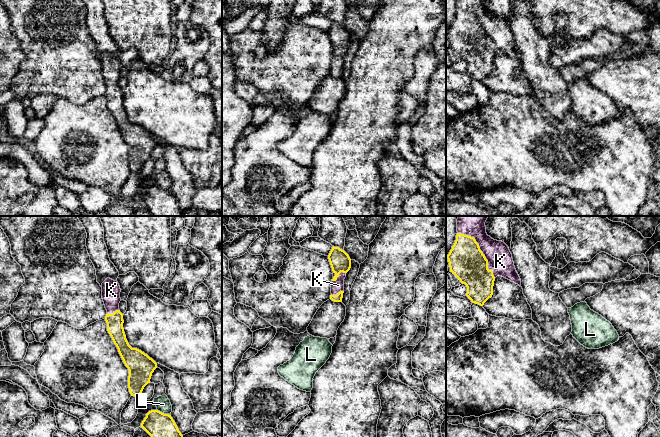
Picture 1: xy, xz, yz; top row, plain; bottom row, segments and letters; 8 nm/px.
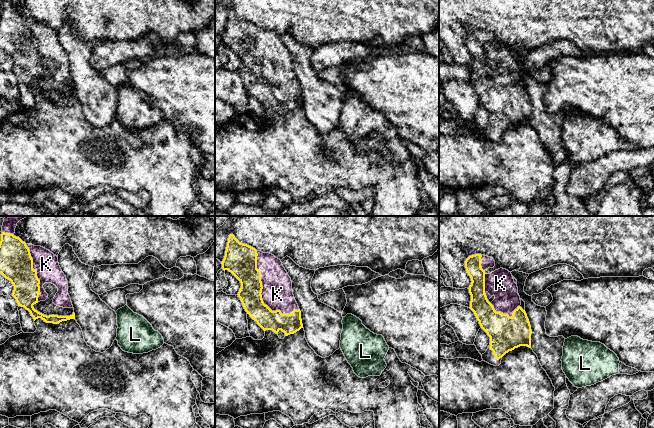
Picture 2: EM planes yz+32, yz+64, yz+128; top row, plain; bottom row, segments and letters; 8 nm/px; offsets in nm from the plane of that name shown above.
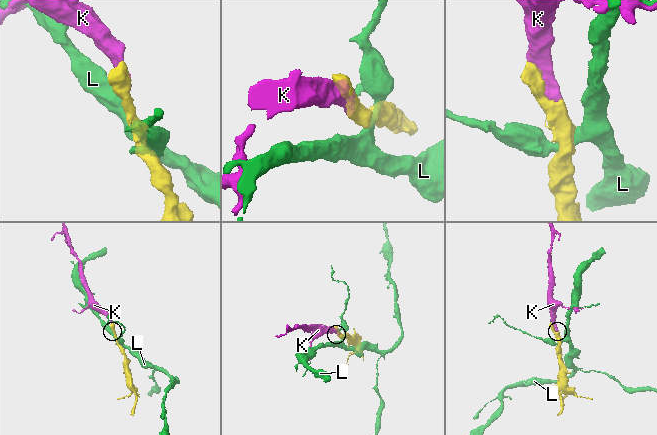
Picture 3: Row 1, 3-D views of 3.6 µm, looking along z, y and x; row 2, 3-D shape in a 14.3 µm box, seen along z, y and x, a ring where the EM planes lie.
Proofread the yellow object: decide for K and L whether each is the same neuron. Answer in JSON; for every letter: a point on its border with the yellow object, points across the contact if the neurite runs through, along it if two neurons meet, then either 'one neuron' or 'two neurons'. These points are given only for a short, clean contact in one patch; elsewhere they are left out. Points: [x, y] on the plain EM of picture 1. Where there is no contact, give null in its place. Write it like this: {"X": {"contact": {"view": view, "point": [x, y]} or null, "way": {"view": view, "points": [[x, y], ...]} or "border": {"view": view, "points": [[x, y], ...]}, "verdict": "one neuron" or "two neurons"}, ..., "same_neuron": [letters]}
{"K": {"contact": {"view": "yz", "point": [480, 26]}, "verdict": "one neuron"}, "L": {"contact": {"view": "xy", "point": [163, 189]}, "border": {"view": "xy", "points": [[157, 185], [170, 191]]}, "verdict": "two neurons"}, "same_neuron": ["K"]}

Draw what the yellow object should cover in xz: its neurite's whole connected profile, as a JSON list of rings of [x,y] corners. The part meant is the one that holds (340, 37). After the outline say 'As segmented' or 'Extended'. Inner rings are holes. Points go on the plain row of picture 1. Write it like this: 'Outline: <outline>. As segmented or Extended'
Outline: [[[332,23],[328,35],[333,47],[330,75],[334,78],[342,78],[344,69],[344,55],[351,44],[349,31],[339,23]]]. Extended

